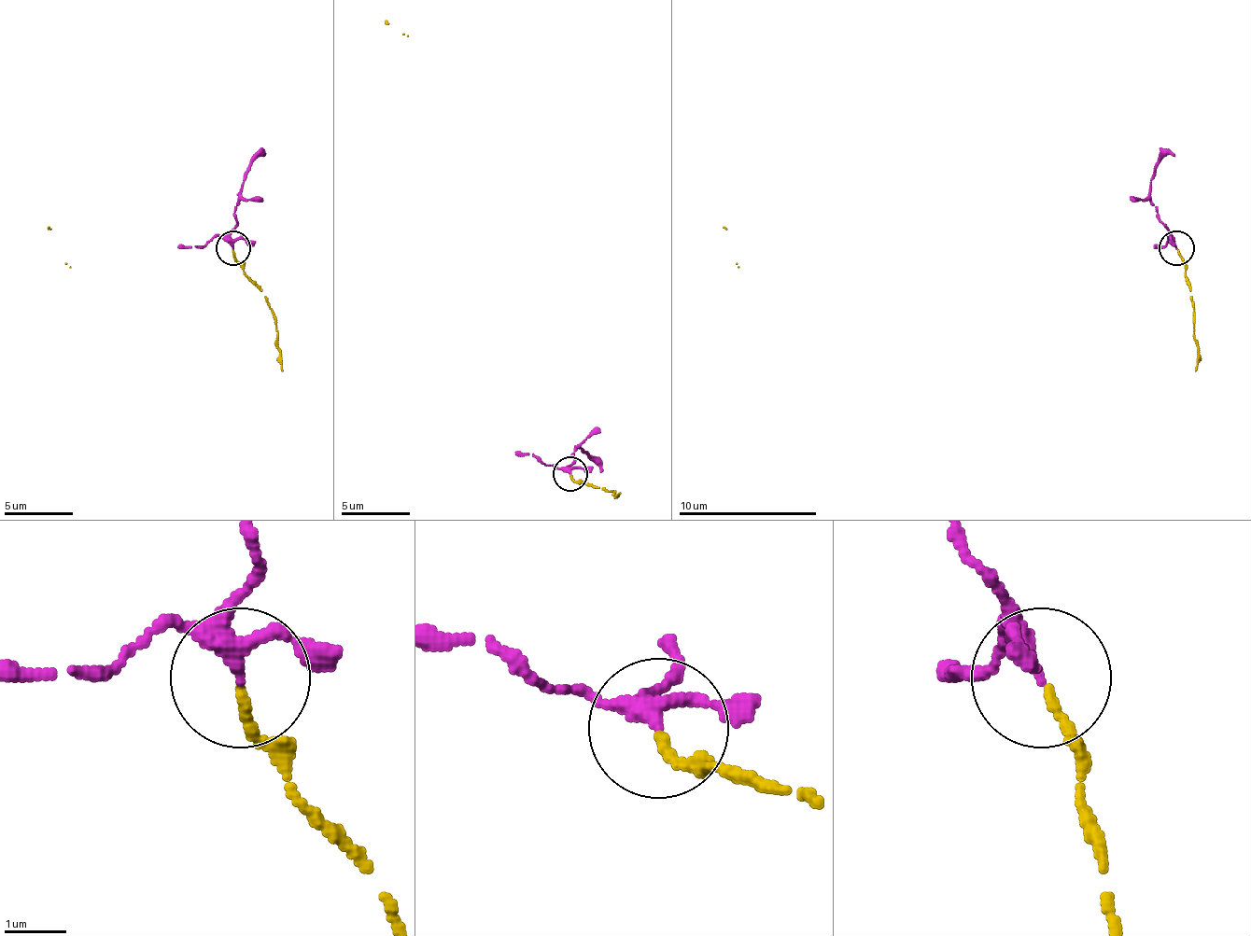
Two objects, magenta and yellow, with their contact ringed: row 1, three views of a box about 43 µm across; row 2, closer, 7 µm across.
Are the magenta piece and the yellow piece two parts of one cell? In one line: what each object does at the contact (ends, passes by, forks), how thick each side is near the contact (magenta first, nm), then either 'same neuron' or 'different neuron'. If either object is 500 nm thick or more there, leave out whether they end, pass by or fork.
magenta forks; yellow ends; calibres 200 and 150 nm; same neuron

